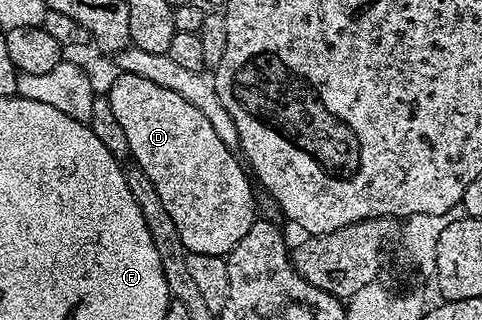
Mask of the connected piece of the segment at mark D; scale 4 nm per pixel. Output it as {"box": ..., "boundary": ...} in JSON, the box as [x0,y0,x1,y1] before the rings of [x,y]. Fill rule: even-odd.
{"box":[108,73,256,257],"boundary":[[[122,73],[115,79],[114,86],[108,89],[108,94],[115,121],[127,139],[129,156],[133,164],[152,179],[152,187],[156,187],[156,195],[160,195],[168,215],[172,215],[172,223],[176,223],[184,247],[191,253],[225,257],[236,243],[240,243],[240,239],[244,239],[244,235],[248,235],[248,227],[252,227],[256,220],[256,197],[254,201],[251,178],[243,162],[234,158],[235,150],[222,142],[212,123],[208,123],[208,119],[204,119],[204,115],[200,115],[184,95],[176,95],[176,91],[168,91],[168,87],[159,87],[152,83],[152,79]]]}

